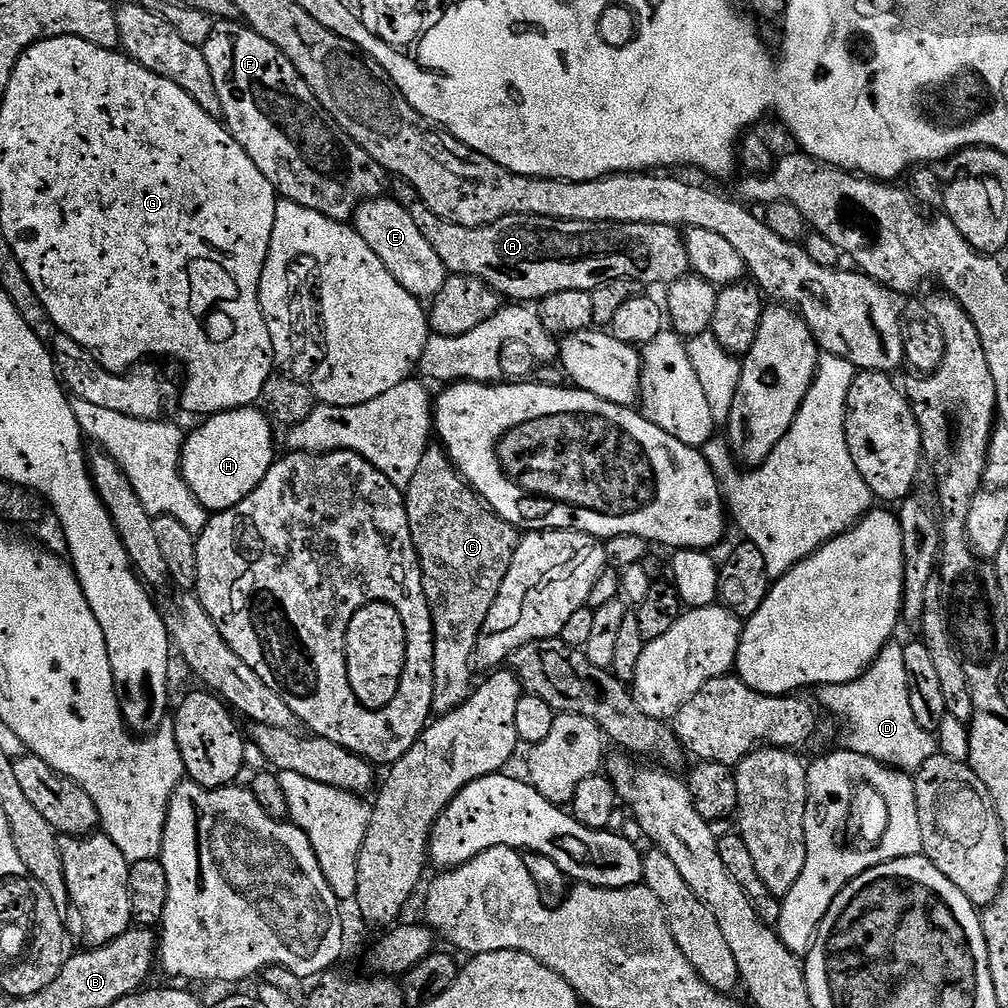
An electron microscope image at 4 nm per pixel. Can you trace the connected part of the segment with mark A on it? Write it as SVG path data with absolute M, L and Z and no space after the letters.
M403 182L397 183L394 198L407 207L410 218L422 230L422 238L434 246L434 254L442 258L449 273L454 276L473 276L512 302L539 302L562 290L582 290L592 293L604 284L616 280L635 281L637 285L661 284L667 286L689 275L688 255L684 232L674 226L661 224L607 224L606 222L574 222L555 220L545 216L507 216L493 224L467 228L438 218L420 201L414 189Z

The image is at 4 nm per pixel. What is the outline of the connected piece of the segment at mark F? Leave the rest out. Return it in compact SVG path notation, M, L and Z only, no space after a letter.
M220 20L213 23L212 33L210 38L206 38L203 50L206 66L210 66L210 74L214 78L214 90L218 94L220 116L223 123L226 125L229 134L238 142L238 146L242 146L242 150L246 150L246 154L250 154L250 162L254 162L254 166L258 166L258 170L262 170L266 182L270 182L270 186L274 186L277 197L290 202L298 202L298 206L306 206L306 210L318 210L318 214L326 214L326 218L331 220L348 222L355 217L356 211L367 200L379 200L387 193L384 191L388 188L388 180L390 181L389 173L385 172L378 162L374 162L374 158L370 158L370 154L366 154L366 150L362 150L362 146L358 146L358 142L350 139L336 125L332 115L318 102L318 98L314 98L314 90L310 90L310 86L306 86L302 74L298 74L294 62L290 62L290 58L286 58L286 54L282 54L282 50L278 50L278 46L274 46L274 42L266 42L266 38L262 38L262 34L258 34L253 28L248 27L243 22Z

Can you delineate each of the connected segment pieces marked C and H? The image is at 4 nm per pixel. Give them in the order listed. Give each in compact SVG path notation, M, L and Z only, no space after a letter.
M430 446L426 450L426 454L422 454L422 463L418 466L418 470L414 472L414 478L410 480L410 486L404 492L404 505L406 506L406 514L410 518L410 534L414 538L414 546L420 559L422 586L426 594L426 602L432 611L432 629L434 630L434 702L432 703L432 710L436 714L453 712L454 709L461 708L474 691L474 683L472 684L472 664L474 668L480 631L486 622L486 618L490 614L490 606L494 606L494 598L498 598L498 590L502 590L502 582L506 578L506 570L510 570L510 562L514 562L514 550L518 550L522 532L521 529L515 528L510 522L502 519L497 512L493 512L481 500L480 495L457 472L456 465L448 459L447 452L440 446Z
M259 407L239 408L207 417L201 428L187 433L180 473L194 498L210 514L225 512L242 502L266 478L278 451L272 441L274 425Z

